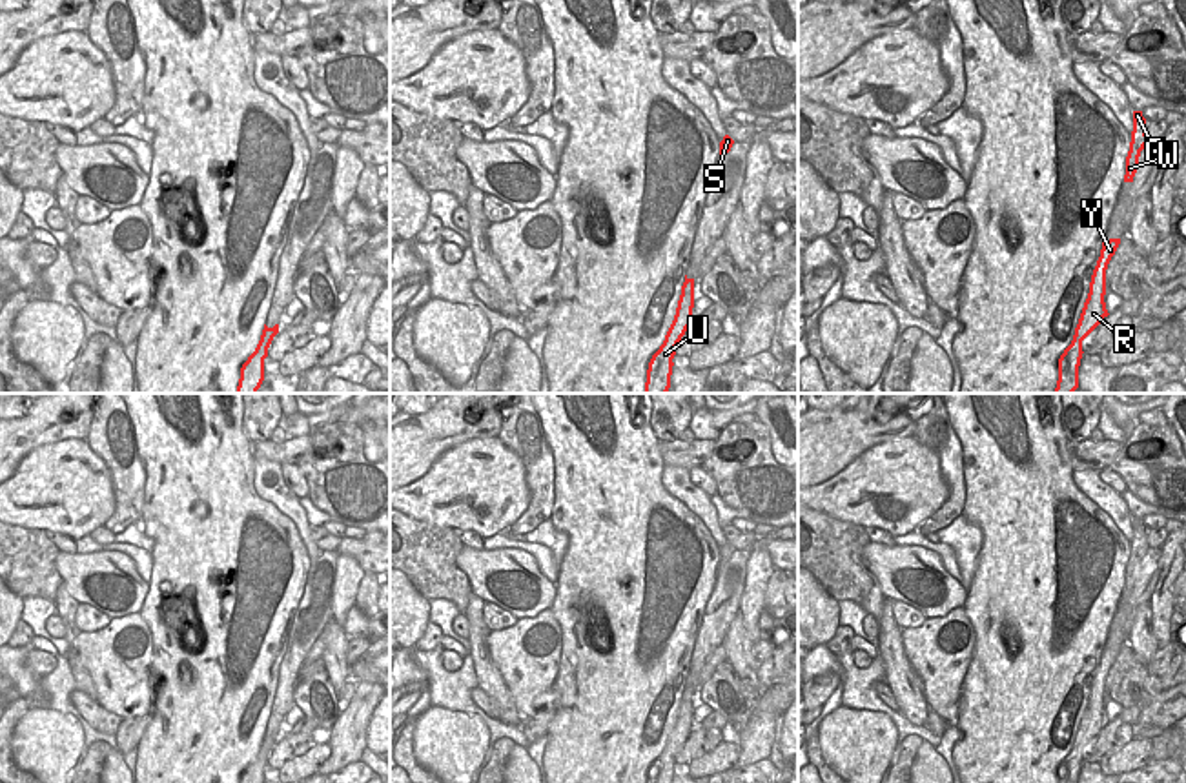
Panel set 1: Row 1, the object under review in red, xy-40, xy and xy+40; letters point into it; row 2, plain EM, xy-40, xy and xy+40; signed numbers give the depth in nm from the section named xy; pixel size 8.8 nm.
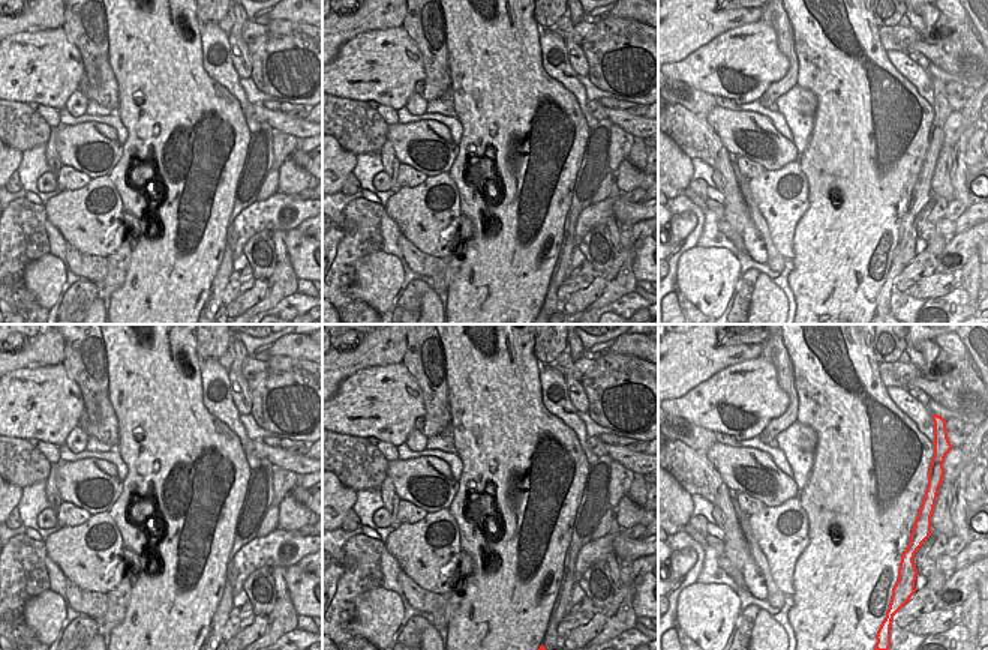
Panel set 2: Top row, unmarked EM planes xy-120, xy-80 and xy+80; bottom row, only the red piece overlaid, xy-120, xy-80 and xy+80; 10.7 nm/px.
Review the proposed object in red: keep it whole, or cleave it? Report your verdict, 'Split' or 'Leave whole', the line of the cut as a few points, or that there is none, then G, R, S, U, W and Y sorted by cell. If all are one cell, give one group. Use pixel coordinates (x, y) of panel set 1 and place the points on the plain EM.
Leave whole. No split. Groups: G R S U W Y.

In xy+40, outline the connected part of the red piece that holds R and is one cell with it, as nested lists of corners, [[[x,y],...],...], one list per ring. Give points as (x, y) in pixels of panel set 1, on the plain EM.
[[[1120,646],[1102,650],[1100,665],[1091,683],[1089,701],[1075,736],[1073,748],[1058,767],[1058,783],[1079,783],[1079,774],[1084,761],[1082,748],[1109,723],[1104,710],[1106,677],[1119,652]]]

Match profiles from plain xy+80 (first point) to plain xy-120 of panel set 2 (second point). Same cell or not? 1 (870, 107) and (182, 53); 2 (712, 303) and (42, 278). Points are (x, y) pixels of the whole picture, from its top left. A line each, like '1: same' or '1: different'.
1: same
2: same

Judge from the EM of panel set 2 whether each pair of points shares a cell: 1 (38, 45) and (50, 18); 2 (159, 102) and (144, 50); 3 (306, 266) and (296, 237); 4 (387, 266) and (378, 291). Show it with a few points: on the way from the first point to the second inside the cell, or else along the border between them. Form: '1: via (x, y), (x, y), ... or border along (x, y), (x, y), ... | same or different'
1: border along (60, 26), (23, 30), (15, 35) | different
2: via (159, 89), (158, 63) | same
3: via (306, 258), (302, 245) | same
4: via (384, 272), (378, 278), (378, 285) | same

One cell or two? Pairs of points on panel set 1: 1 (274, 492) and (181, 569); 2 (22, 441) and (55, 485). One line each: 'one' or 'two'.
1: two
2: two

